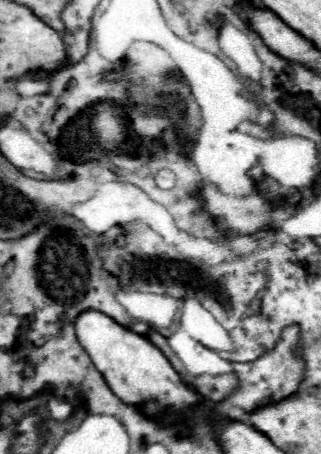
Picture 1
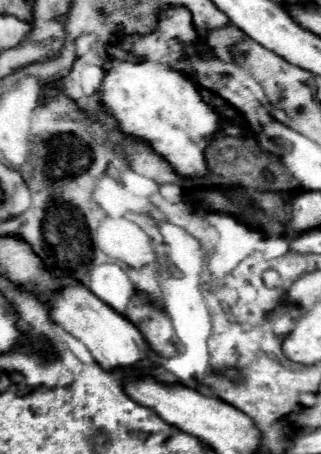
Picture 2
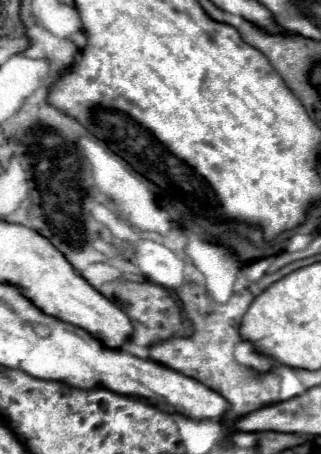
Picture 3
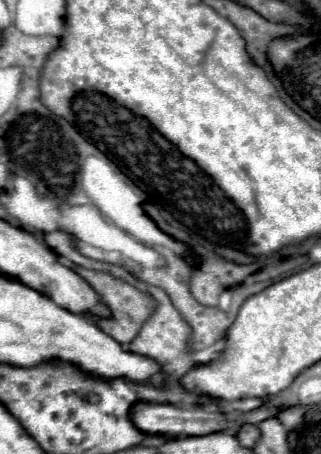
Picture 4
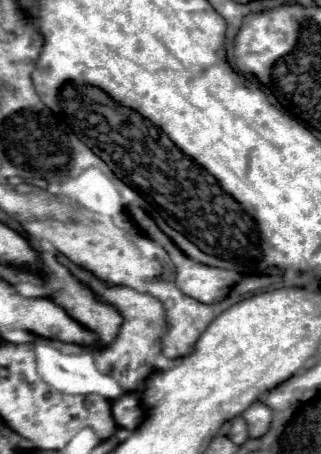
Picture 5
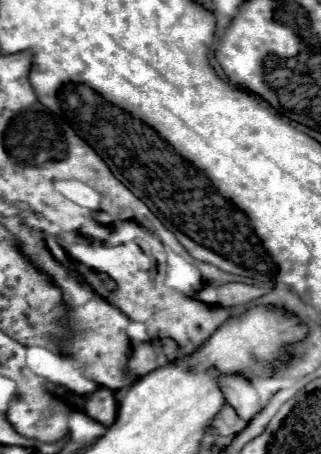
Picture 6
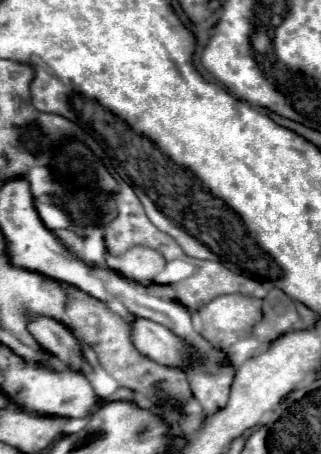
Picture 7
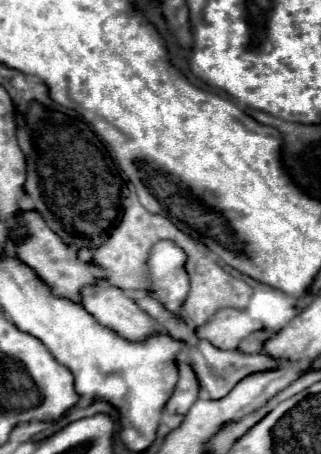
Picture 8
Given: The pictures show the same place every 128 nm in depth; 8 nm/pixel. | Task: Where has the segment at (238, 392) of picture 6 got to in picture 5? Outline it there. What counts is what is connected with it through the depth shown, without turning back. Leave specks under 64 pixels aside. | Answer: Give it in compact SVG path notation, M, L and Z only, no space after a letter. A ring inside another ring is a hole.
M260 400L250 404L248 410L242 412L242 418L246 420L246 426L248 426L248 434L258 438L258 436L264 436L266 430L270 428L270 422L272 422L272 410L262 404Z

